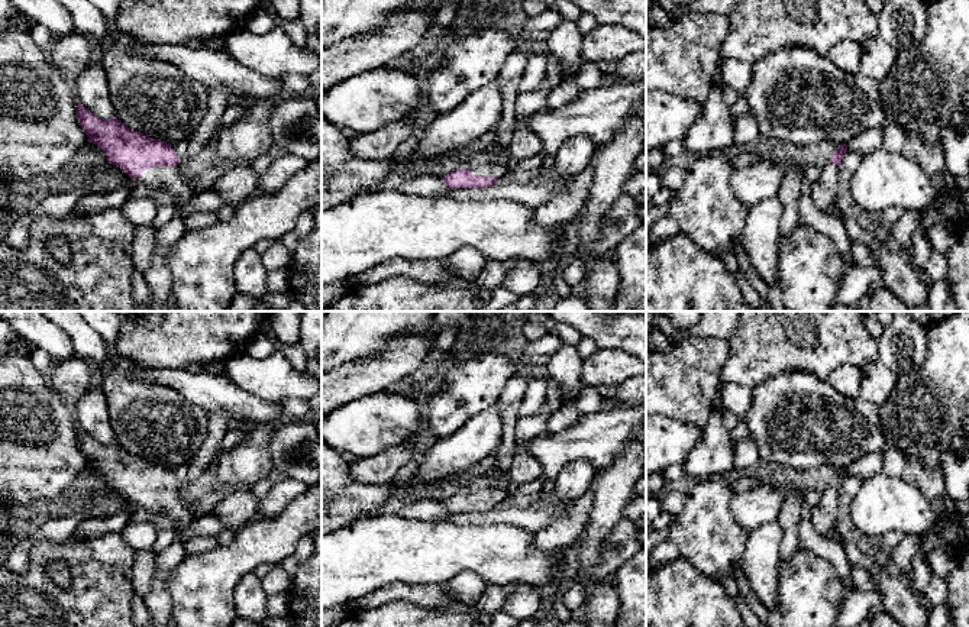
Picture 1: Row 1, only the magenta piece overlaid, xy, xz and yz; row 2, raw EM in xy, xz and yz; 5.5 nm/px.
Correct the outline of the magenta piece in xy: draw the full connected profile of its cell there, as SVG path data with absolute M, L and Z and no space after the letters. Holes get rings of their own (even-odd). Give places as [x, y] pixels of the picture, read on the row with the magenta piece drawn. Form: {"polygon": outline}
{"polygon": "M77 103L75 110L88 142L101 148L110 164L149 187L168 188L177 211L194 198L196 194L181 175L184 165L171 143L129 129L116 117L98 119L81 103Z"}

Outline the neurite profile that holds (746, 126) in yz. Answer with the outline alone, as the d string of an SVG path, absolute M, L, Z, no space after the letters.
M747 111L736 122L734 146L743 149L760 136L756 117Z

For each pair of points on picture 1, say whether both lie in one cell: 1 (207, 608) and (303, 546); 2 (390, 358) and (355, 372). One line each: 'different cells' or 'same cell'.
1: different cells
2: same cell

